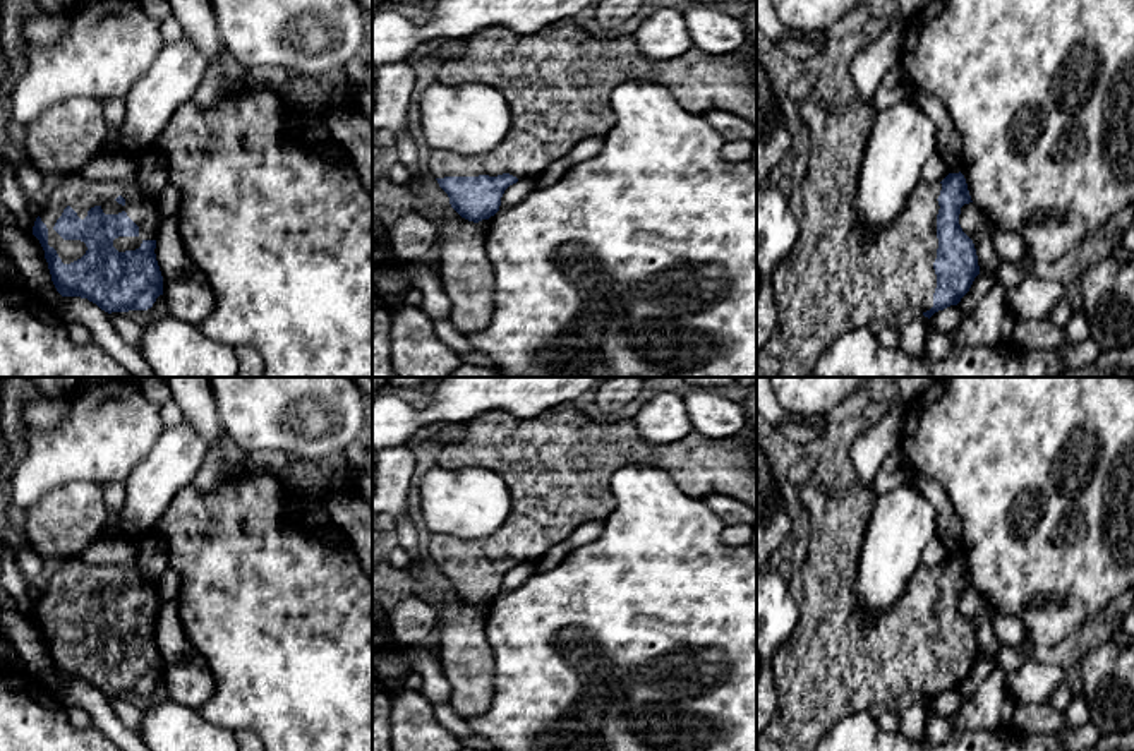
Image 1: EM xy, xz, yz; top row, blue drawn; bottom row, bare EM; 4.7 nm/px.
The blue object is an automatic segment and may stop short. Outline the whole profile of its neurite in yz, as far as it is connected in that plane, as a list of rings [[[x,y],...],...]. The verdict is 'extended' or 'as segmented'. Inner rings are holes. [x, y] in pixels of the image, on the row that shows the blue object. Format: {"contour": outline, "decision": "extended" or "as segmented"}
{"contour": [[[805,99],[799,113],[810,130],[811,149],[805,178],[798,185],[786,185],[799,235],[770,276],[777,321],[769,341],[757,351],[757,377],[813,377],[820,355],[839,336],[890,324],[902,314],[923,314],[930,319],[935,312],[957,305],[980,274],[974,243],[959,225],[961,207],[973,202],[961,171],[949,173],[937,183],[921,182],[889,226],[868,233],[858,221],[856,189],[875,106],[863,99],[849,105]]], "decision": "extended"}

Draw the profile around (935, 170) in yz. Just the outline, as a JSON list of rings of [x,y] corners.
[[[937,153],[933,154],[923,166],[921,178],[926,183],[942,182],[949,175],[949,168],[944,163],[942,156]]]

